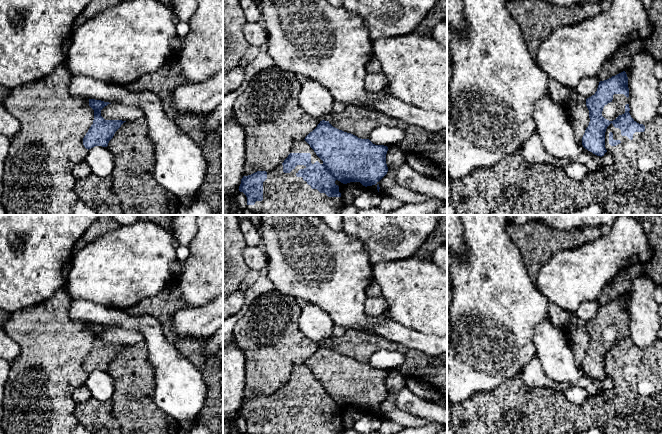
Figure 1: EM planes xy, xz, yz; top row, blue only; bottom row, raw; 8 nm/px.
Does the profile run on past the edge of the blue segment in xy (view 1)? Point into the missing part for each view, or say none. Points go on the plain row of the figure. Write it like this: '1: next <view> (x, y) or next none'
1: next xy (133, 375)

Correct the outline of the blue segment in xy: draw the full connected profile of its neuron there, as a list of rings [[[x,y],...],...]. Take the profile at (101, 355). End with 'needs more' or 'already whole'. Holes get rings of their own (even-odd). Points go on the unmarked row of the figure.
[[[89,323],[89,330],[94,334],[94,344],[83,362],[83,369],[88,374],[95,370],[108,371],[113,377],[115,390],[111,402],[122,434],[178,434],[182,430],[180,424],[152,401],[154,371],[148,361],[147,342],[133,345],[105,344],[101,334],[108,328],[111,327]]] | needs more

